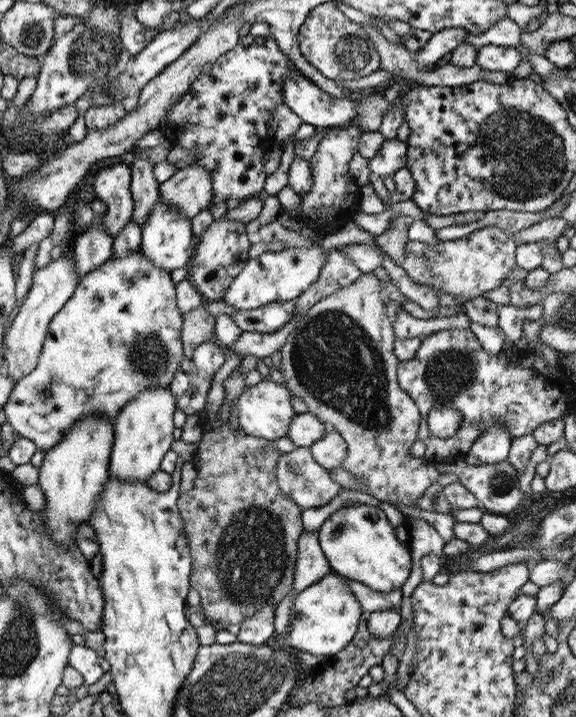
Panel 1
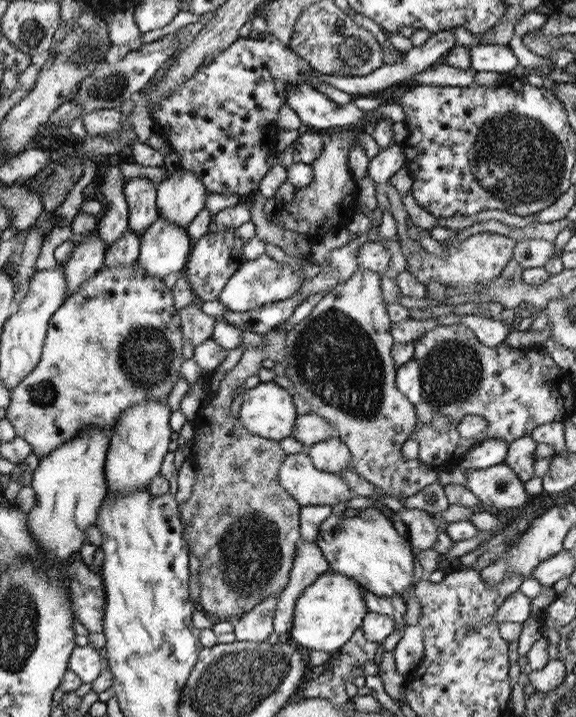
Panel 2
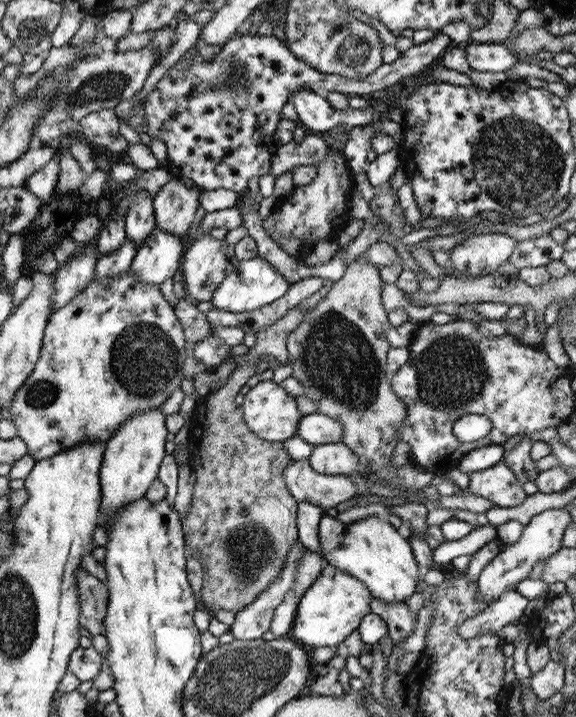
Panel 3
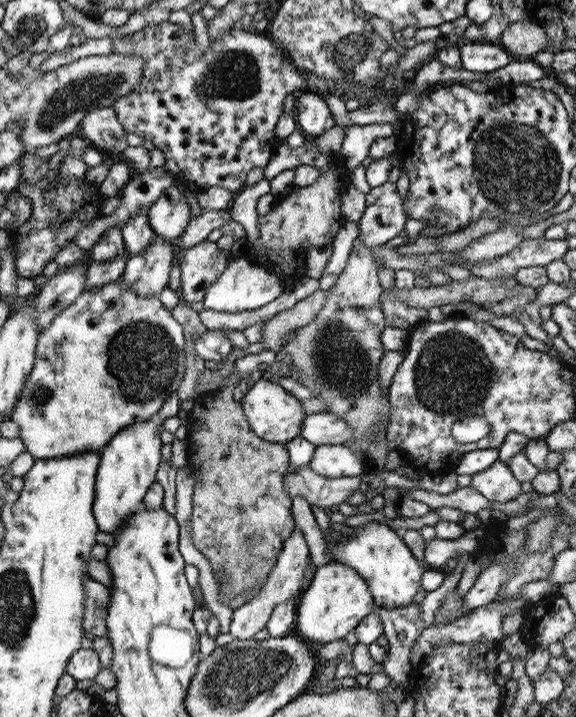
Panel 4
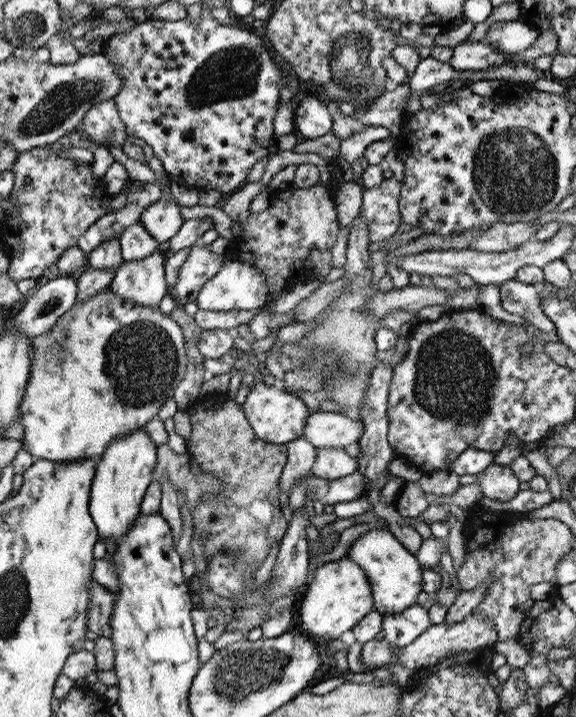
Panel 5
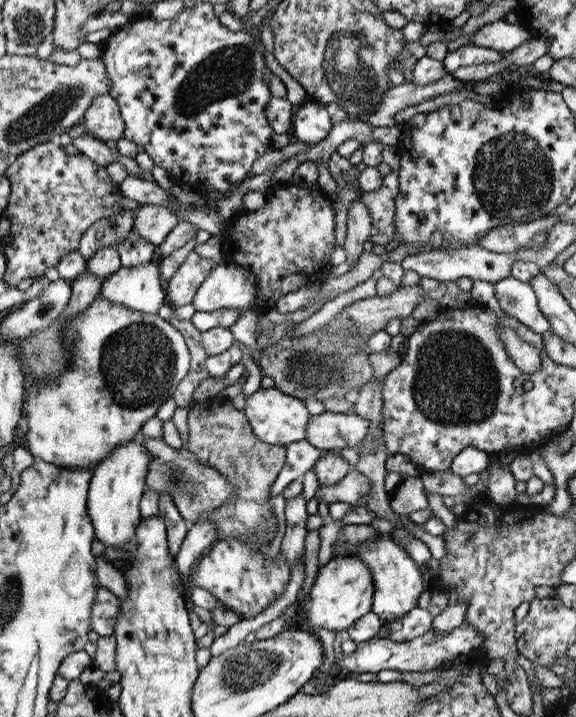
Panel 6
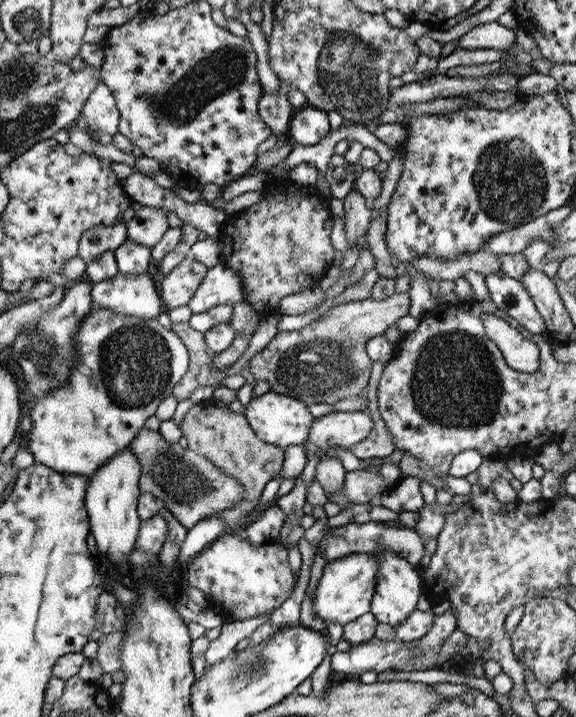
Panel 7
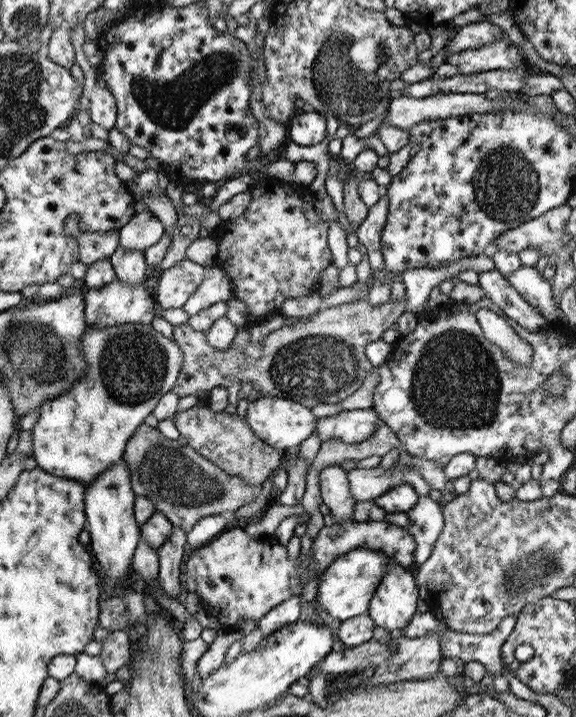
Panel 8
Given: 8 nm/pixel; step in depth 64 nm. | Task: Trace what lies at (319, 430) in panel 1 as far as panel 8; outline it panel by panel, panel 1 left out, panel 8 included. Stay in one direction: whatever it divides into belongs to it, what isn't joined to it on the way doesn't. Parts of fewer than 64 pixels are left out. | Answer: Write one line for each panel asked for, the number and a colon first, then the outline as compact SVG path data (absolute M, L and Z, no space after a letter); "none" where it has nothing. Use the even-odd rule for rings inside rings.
2: M311 412L297 416L295 426L293 426L293 434L291 434L291 438L295 438L297 442L301 442L307 448L313 444L325 442L329 438L335 438L335 436L337 436L335 426L331 422L327 422L325 418L311 414Z
3: M309 414L299 420L297 436L303 438L309 446L323 446L323 444L341 444L343 440L343 426L325 414Z
4: M317 412L305 416L299 438L305 438L313 448L319 446L345 446L353 436L353 428L329 412Z
5: M311 412L303 428L303 438L315 448L347 448L359 444L363 436L363 422L337 412Z
6: M323 412L309 418L305 440L317 450L343 450L357 448L365 440L369 430L369 420L357 416L355 412Z
7: M331 412L313 420L307 442L317 446L317 450L347 450L349 446L365 440L373 426L375 422L367 412Z
8: M347 410L331 418L321 418L315 424L313 436L319 436L319 442L341 440L343 444L359 444L375 434L381 418L375 410Z

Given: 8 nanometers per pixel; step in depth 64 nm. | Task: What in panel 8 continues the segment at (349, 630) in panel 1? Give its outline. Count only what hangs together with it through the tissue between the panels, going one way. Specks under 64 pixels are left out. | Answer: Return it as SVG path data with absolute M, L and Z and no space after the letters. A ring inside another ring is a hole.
M359 548L359 550L347 552L345 556L339 556L333 564L325 568L325 572L319 578L315 600L321 604L321 610L337 618L339 622L345 622L345 620L351 620L353 616L361 616L369 612L371 596L375 594L379 582L383 580L389 568L389 562L391 558L387 554L377 550L367 550L367 548Z

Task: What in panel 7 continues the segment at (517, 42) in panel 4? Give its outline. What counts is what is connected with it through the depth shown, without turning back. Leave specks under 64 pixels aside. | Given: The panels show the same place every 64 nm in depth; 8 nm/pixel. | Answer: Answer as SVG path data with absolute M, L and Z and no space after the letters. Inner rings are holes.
M487 22L469 28L463 36L457 38L457 48L465 50L515 50L515 30L503 28L497 22Z

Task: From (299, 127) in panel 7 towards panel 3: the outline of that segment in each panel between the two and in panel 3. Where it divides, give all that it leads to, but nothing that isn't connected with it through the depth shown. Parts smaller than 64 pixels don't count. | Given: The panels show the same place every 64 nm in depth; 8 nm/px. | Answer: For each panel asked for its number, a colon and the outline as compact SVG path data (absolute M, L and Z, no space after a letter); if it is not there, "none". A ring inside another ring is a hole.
3: M299 90L291 94L295 112L297 112L297 122L301 122L307 130L307 134L327 134L331 128L335 126L345 126L349 128L357 128L357 126L367 126L373 124L375 120L385 120L387 114L377 114L373 112L371 106L367 106L365 110L333 110L331 104L327 102L325 96L313 92L313 90Z
4: M305 92L305 94L297 94L295 100L297 102L293 110L293 120L305 138L317 138L325 130L335 126L333 114L327 102L323 100L323 94Z
5: M319 96L303 98L295 108L293 126L295 134L301 140L315 140L327 134L333 128L333 120L325 106L325 100L321 100Z
6: M305 102L293 114L291 120L291 138L305 144L321 142L331 132L331 110L317 102Z

